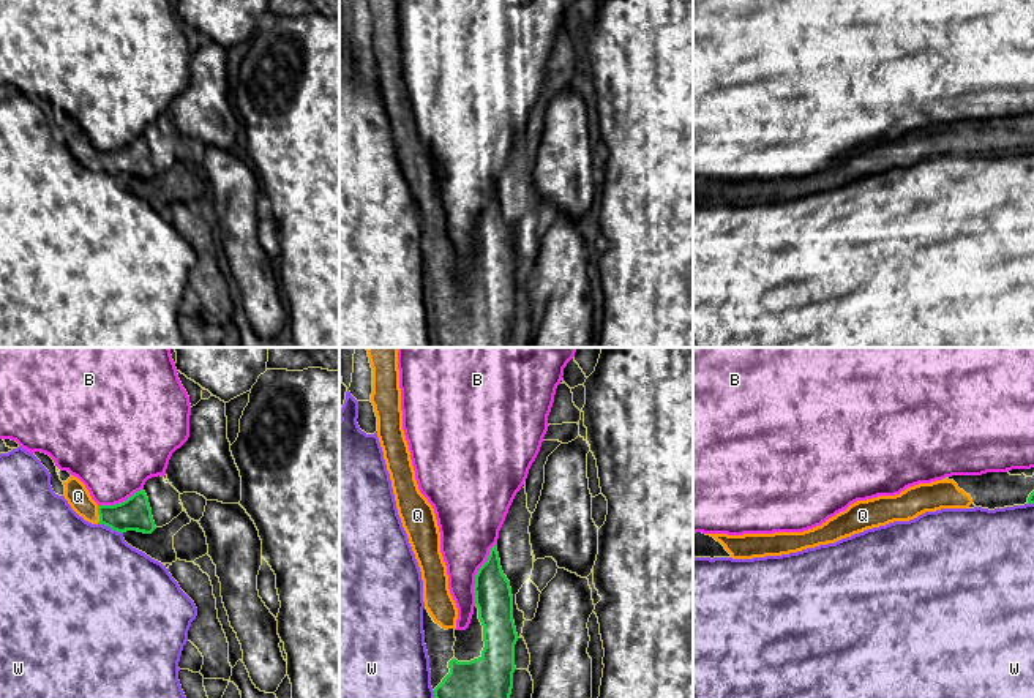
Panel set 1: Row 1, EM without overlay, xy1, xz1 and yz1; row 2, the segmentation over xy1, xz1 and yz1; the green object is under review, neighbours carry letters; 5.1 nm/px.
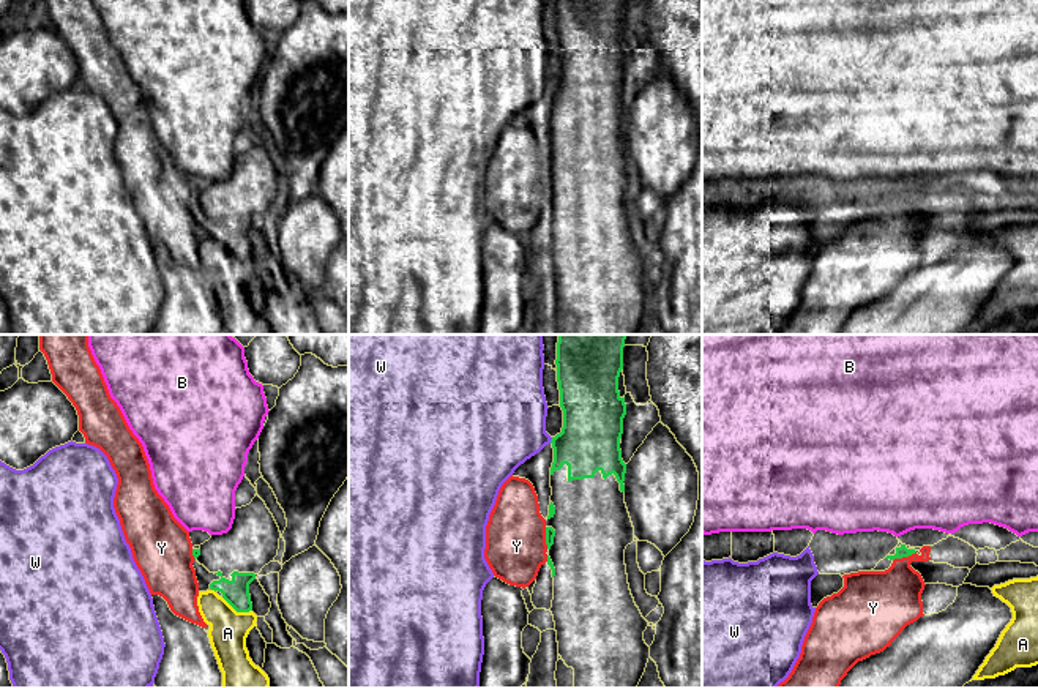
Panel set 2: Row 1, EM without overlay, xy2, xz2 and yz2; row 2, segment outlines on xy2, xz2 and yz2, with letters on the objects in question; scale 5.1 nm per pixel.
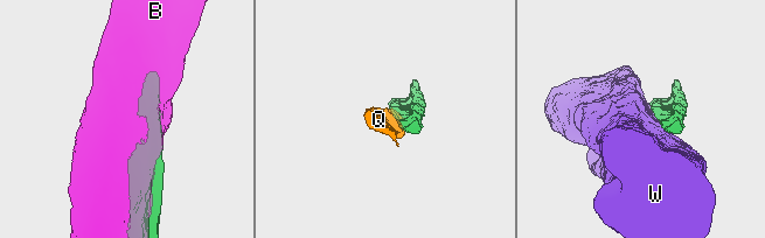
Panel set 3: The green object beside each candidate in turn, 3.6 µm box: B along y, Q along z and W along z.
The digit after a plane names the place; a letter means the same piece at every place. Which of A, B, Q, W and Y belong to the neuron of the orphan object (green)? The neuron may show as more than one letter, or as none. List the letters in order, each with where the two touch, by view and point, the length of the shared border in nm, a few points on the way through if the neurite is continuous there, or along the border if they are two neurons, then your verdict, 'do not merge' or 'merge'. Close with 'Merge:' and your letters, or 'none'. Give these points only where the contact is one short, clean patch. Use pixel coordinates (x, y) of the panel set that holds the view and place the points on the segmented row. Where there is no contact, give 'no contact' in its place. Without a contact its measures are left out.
A: xy2 (237, 611) | 180 nm | do not merge
B: xz1 (477, 574) | 340 nm | do not merge
Q: xy1 (98, 514) | 90 nm | across xy1 (134, 514), (98, 514), (78, 496) | merge
W: xy1 (111, 528) | 140 nm | do not merge
Y: yz2 (904, 556) | 130 nm | along yz2 (915, 551), (893, 560) | do not merge
Merge: Q

